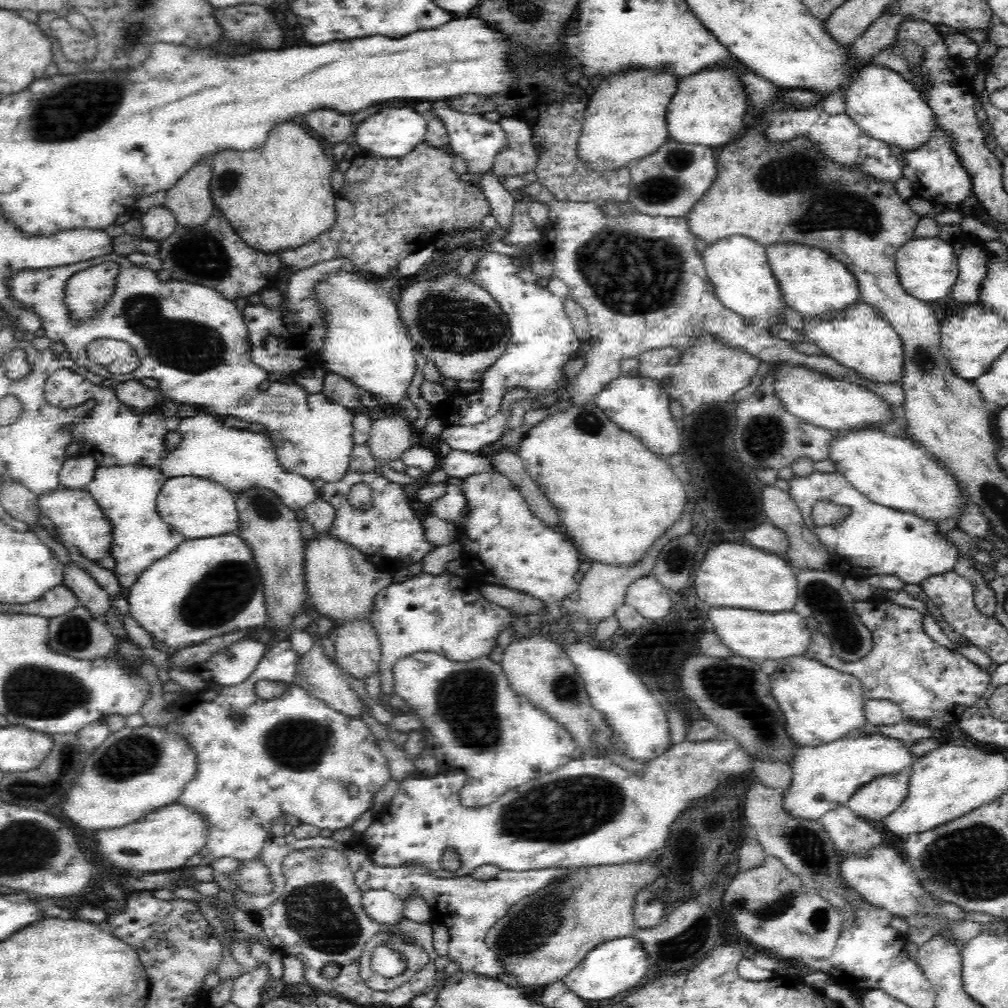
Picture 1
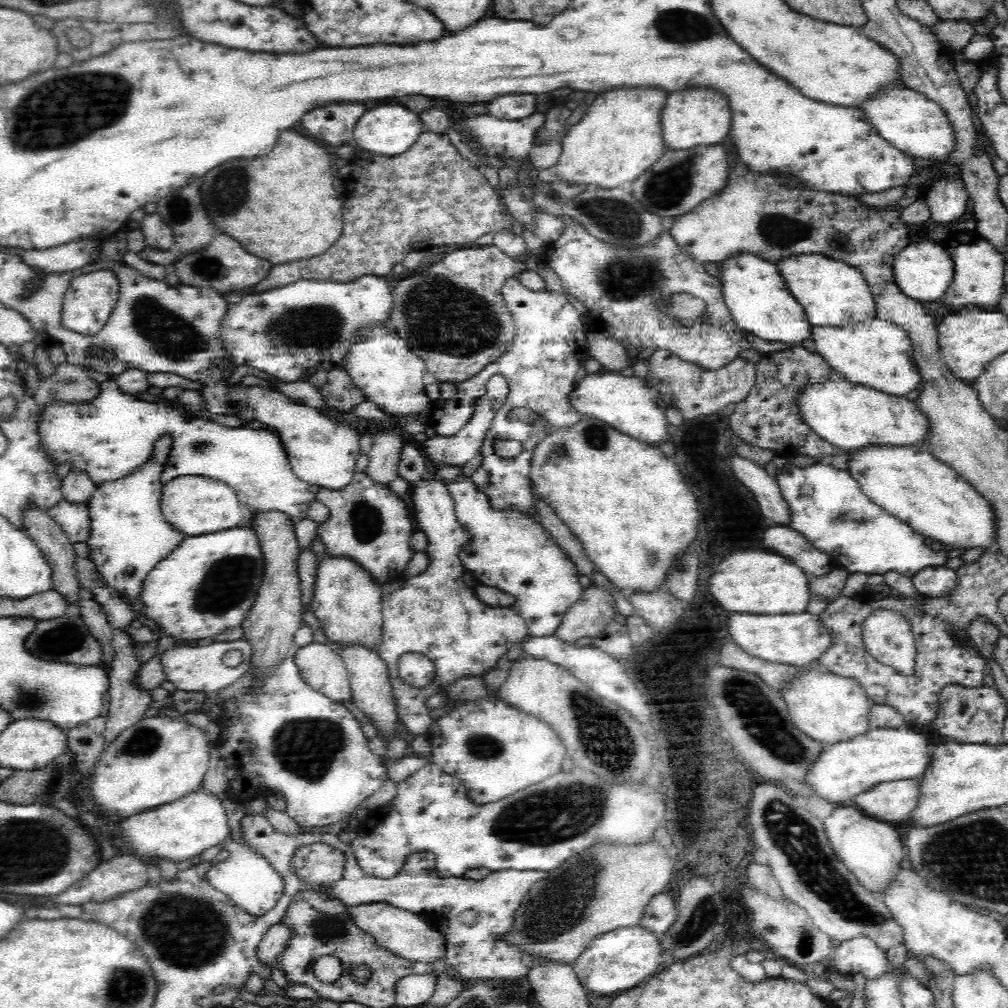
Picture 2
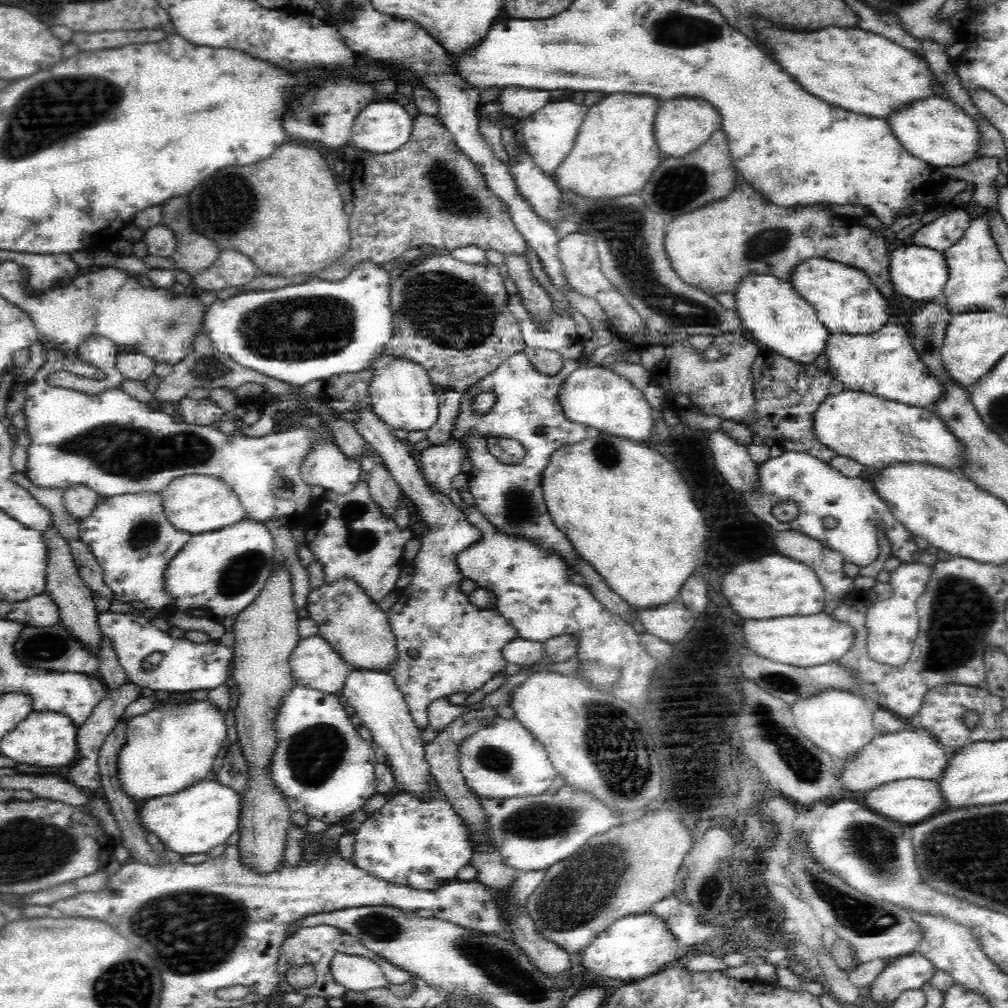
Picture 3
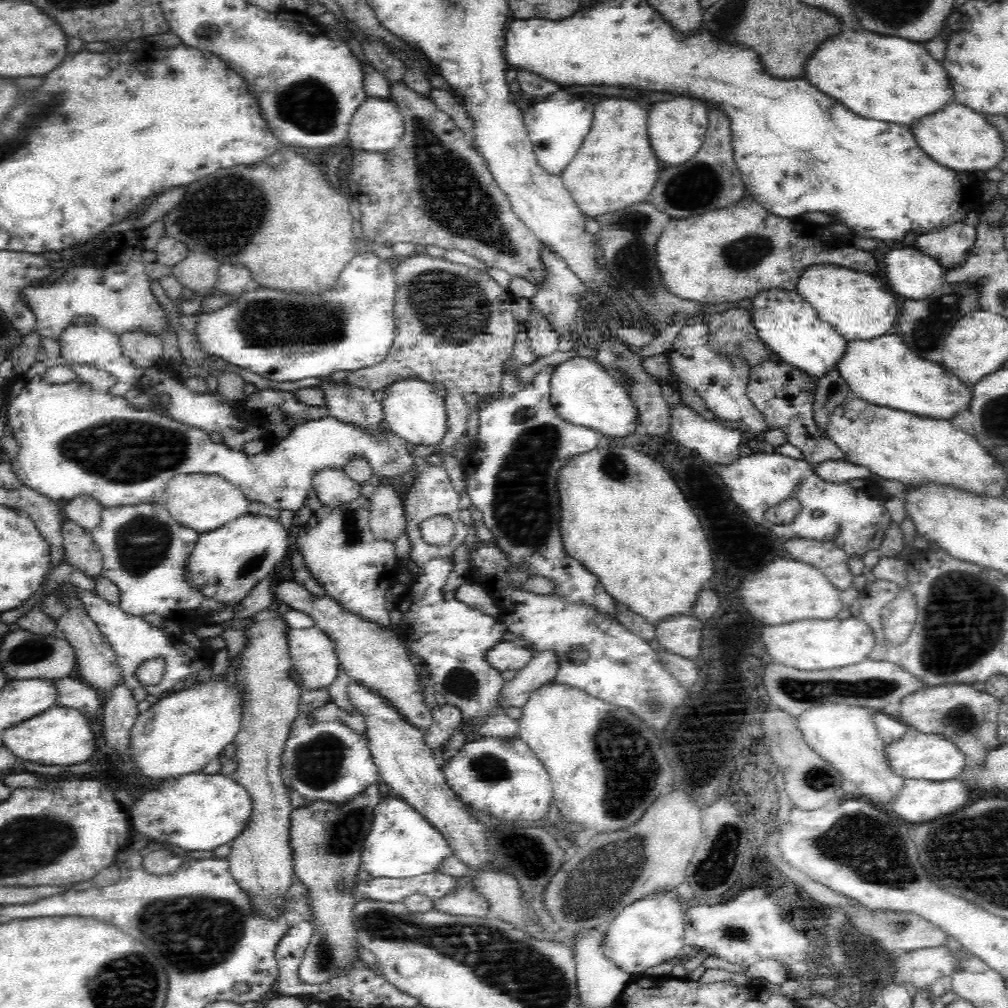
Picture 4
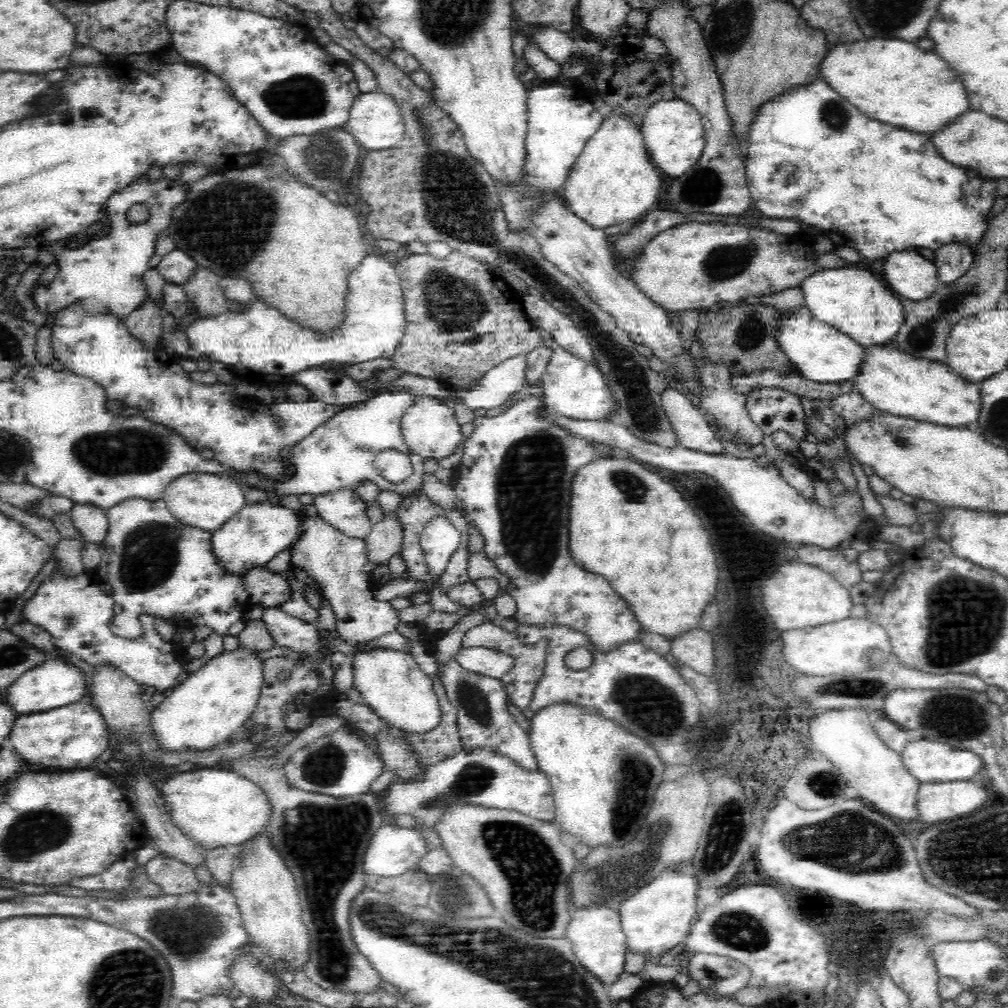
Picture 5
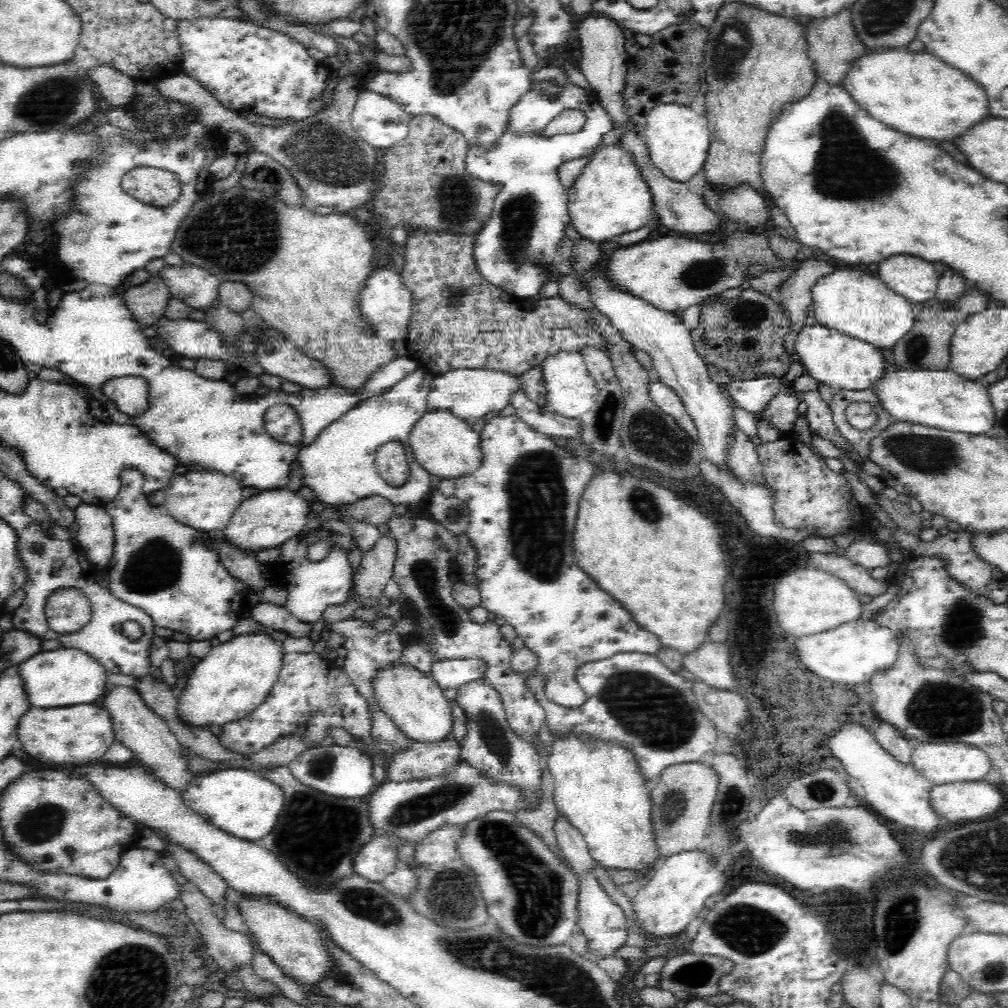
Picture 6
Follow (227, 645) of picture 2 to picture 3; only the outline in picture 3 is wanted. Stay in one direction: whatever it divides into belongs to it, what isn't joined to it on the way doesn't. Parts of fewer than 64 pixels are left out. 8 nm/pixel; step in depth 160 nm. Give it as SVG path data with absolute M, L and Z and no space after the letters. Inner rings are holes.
M102 612L97 617L97 623L102 634L106 634L112 640L116 657L127 679L134 681L136 685L142 685L142 688L171 693L210 691L233 678L234 649L224 646L219 641L196 644L188 639L174 639L169 633L158 630L145 617L131 613ZM154 652L161 653L162 658L157 667L148 671L144 667L144 658L148 658Z

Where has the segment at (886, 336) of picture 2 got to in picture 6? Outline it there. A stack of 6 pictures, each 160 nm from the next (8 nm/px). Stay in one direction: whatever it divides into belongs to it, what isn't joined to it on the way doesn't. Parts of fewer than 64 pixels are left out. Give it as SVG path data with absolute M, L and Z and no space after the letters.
M887 364L886 370L871 384L874 396L894 421L932 426L940 430L981 434L993 425L993 406L986 396L986 386L964 380L950 370L909 370Z

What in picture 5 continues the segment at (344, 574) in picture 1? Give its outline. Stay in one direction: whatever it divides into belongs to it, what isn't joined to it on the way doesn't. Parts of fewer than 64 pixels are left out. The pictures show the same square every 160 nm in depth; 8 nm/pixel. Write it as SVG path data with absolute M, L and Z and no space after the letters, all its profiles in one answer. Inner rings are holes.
M255 569L242 579L250 594L251 609L254 606L263 608L281 608L295 594L284 574L265 569ZM388 648L356 650L354 655L350 656L350 661L354 687L361 694L364 704L393 728L408 733L423 733L432 730L440 722L442 713L433 689L433 679L420 669L410 652Z

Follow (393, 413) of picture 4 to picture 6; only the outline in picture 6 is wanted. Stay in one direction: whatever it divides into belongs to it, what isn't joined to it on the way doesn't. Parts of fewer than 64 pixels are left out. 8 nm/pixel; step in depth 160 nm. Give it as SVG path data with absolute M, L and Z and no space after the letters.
M449 410L426 412L412 425L408 440L418 462L431 475L456 480L460 475L473 471L479 465L479 434L470 423Z

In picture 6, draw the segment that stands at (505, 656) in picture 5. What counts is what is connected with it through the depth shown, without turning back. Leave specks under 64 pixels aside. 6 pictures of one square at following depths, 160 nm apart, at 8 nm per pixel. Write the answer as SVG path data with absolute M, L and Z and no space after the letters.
M451 658L436 661L430 670L442 690L454 689L465 682L483 678L488 670L488 662L474 658Z

